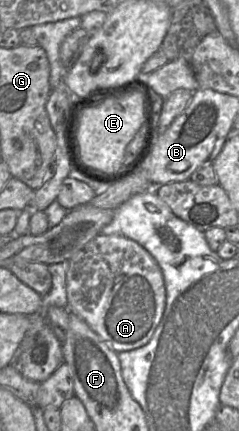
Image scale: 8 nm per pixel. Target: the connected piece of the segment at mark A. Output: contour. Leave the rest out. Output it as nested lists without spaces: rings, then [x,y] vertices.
[[[100,233],[69,260],[67,298],[69,311],[80,316],[103,341],[120,353],[150,341],[165,310],[166,288],[161,268],[146,249],[124,236]]]

